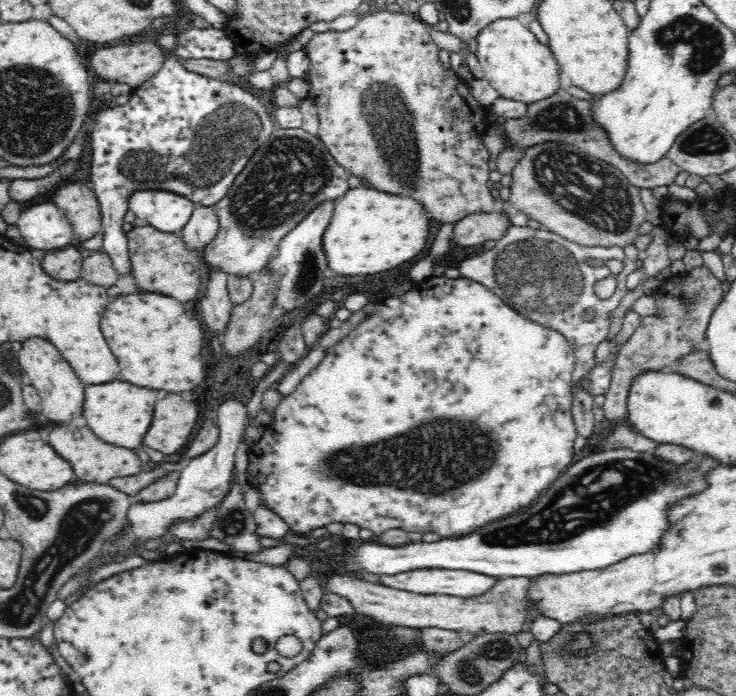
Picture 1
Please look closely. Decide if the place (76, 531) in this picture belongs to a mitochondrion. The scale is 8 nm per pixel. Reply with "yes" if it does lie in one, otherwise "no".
yes

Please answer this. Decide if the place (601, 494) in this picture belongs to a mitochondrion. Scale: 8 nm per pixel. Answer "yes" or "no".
yes

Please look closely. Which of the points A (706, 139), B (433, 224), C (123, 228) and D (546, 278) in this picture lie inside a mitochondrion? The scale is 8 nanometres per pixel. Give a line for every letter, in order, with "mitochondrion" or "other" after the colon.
A: mitochondrion
B: other
C: other
D: mitochondrion

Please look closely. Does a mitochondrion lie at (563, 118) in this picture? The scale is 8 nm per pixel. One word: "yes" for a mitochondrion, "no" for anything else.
yes

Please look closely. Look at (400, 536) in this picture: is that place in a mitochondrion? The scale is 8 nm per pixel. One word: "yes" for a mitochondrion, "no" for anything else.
no

